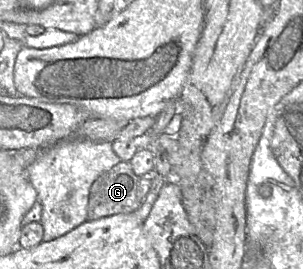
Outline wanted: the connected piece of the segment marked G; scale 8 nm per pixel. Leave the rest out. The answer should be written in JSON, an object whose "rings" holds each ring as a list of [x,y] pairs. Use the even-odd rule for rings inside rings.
{"rings":[[[124,161],[102,173],[90,188],[87,221],[136,211],[142,204],[138,198],[139,181],[140,177],[134,173],[131,165]]]}

